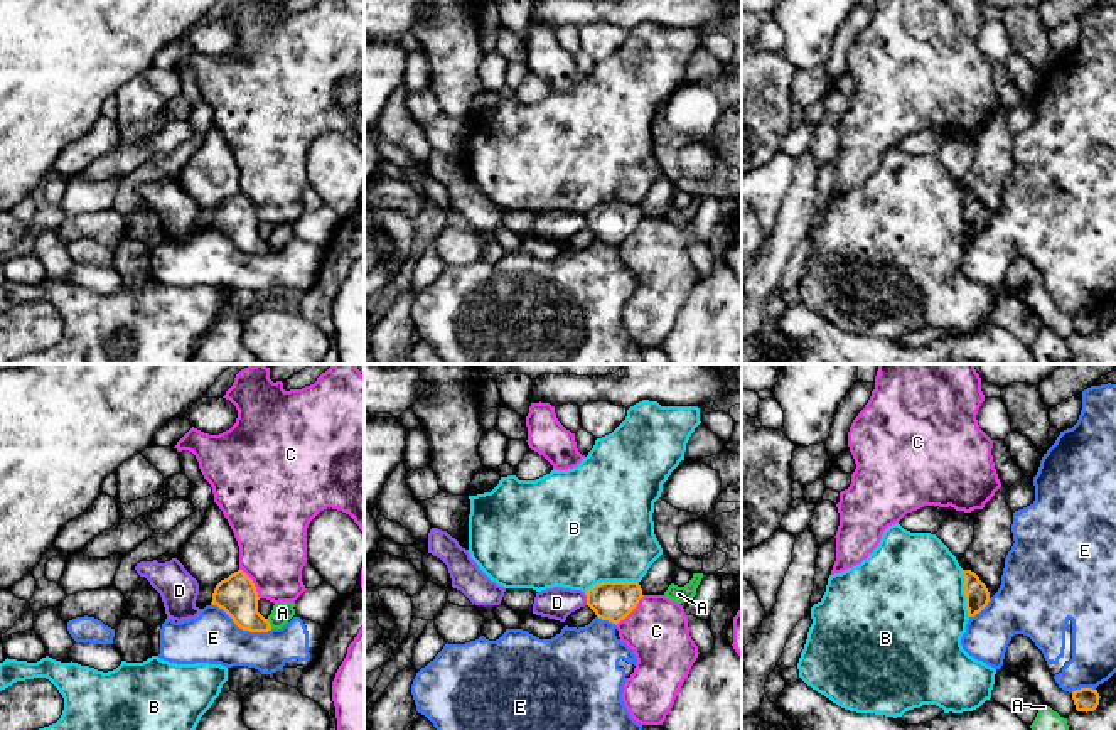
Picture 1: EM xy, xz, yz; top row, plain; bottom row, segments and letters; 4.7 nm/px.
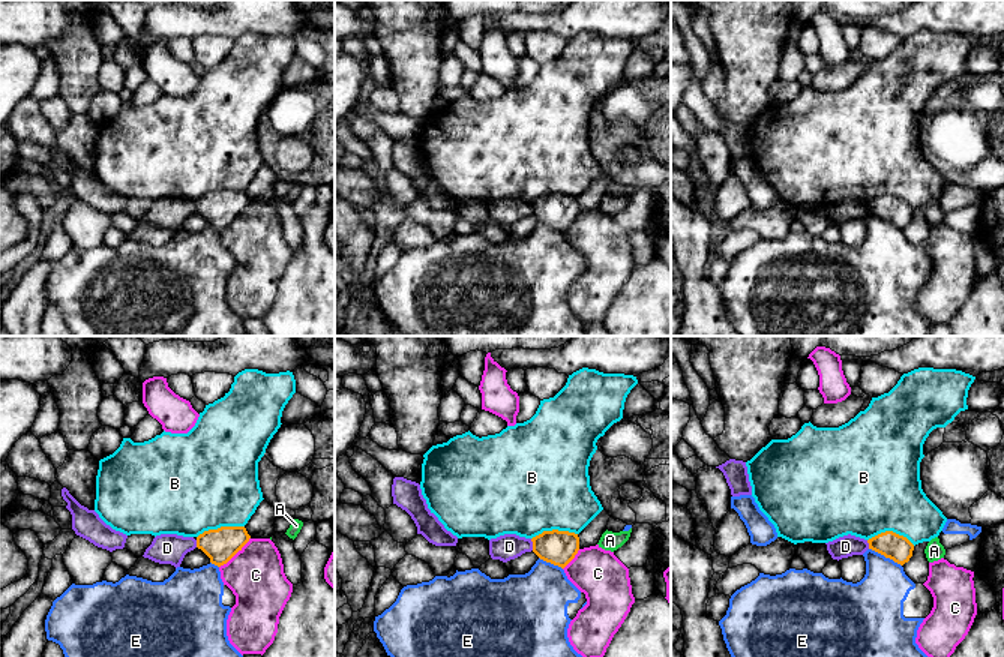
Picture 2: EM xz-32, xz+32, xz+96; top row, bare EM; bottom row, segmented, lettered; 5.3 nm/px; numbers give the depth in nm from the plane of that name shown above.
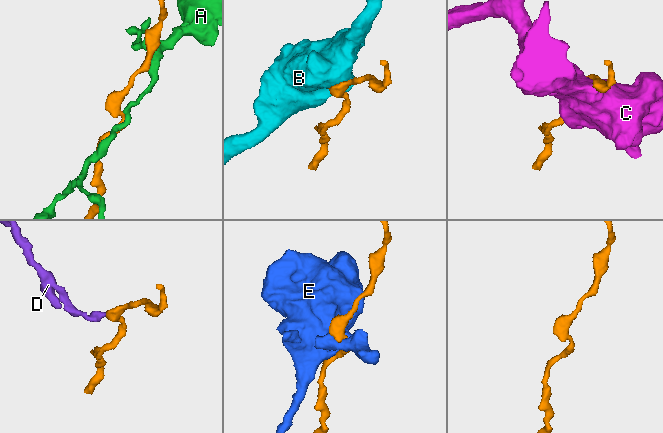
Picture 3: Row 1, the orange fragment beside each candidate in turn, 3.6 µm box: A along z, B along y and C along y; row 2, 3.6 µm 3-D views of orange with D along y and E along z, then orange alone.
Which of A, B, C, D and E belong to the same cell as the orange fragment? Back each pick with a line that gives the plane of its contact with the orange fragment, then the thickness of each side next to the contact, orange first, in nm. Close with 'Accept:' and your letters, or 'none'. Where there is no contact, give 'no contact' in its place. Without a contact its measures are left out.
Accept: none

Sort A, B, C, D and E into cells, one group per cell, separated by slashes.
A / B / C / D / E

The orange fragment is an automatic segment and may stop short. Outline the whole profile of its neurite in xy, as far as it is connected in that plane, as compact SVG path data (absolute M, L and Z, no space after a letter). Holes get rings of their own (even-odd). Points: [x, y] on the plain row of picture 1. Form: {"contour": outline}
{"contour": "M238 192L216 207L211 226L223 231L239 251L268 255L271 248L258 234L258 223L253 202L243 192Z"}

